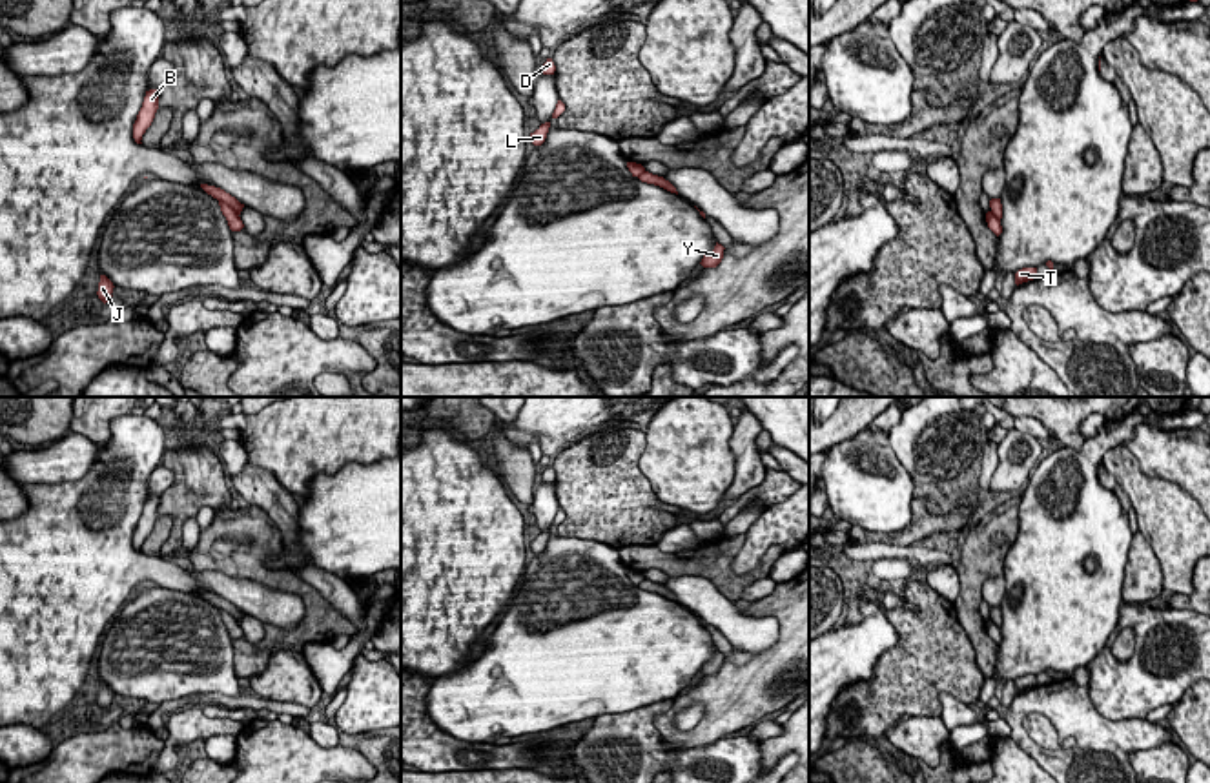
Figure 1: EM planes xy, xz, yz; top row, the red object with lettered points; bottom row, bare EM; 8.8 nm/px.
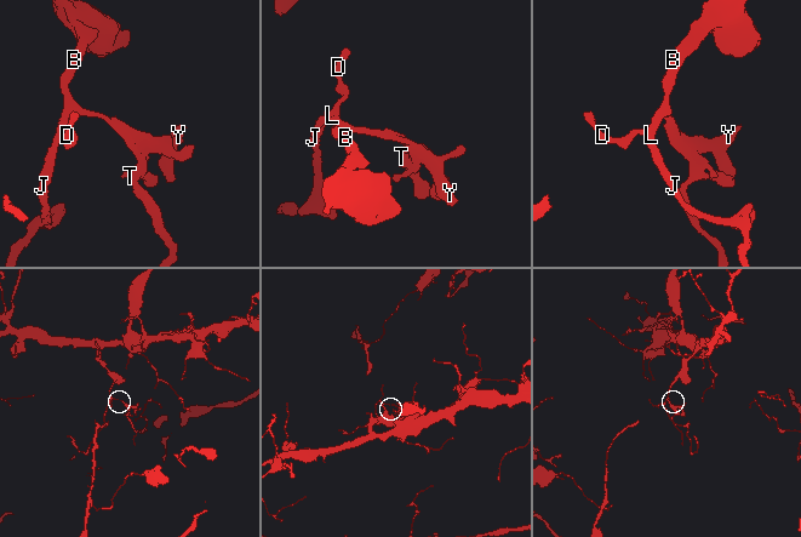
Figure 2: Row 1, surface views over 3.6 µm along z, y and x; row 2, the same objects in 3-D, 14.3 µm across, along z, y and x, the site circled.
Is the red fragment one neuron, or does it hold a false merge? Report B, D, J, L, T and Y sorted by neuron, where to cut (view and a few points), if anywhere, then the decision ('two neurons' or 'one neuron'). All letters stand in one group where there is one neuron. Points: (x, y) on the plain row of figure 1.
B D J L T Y; no cut; one neuron

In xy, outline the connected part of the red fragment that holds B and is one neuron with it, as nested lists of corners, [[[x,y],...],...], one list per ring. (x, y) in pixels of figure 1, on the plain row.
[[[160,497],[146,499],[142,515],[137,523],[135,532],[133,532],[133,546],[135,546],[137,552],[142,552],[140,550],[142,543],[146,541],[146,537],[151,534],[151,530],[155,526],[155,521],[159,517],[159,503],[160,503]]]

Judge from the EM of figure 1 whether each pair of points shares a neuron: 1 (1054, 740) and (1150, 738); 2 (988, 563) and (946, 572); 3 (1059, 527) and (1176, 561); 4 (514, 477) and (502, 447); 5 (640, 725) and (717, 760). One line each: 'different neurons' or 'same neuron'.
1: different neurons
2: different neurons
3: different neurons
4: same neuron
5: same neuron

